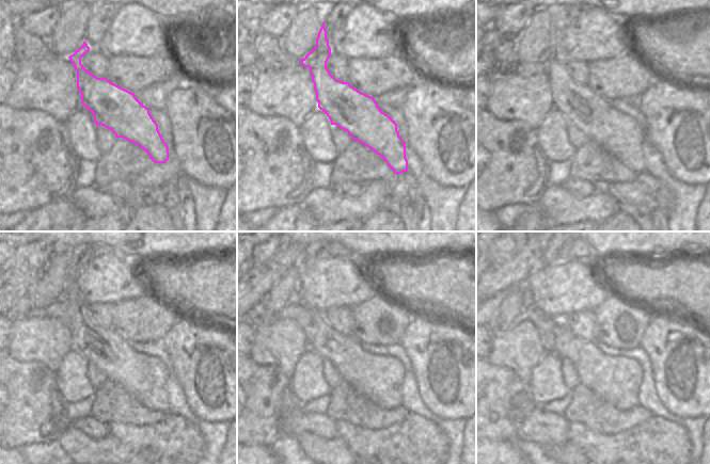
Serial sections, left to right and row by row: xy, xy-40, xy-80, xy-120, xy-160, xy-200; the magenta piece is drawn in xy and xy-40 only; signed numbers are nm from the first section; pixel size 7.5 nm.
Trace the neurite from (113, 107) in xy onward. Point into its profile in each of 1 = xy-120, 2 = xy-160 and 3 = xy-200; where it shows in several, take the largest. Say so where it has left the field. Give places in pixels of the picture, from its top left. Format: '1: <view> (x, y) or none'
1: xy-120 (143, 377)
2: xy-160 (378, 378)
3: xy-200 (616, 380)

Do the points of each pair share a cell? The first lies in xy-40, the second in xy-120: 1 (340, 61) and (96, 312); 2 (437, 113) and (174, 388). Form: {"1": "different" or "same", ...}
{"1": "same", "2": "different"}

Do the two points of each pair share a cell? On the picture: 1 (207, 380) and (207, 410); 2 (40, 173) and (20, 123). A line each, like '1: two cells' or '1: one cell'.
1: one cell
2: one cell

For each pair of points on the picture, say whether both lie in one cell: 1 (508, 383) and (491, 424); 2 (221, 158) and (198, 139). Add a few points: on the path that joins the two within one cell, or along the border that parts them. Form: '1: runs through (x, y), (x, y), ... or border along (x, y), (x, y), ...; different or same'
1: runs through (499, 393), (491, 400), (491, 414); same
2: runs through (216, 153), (208, 145), (203, 144); same

